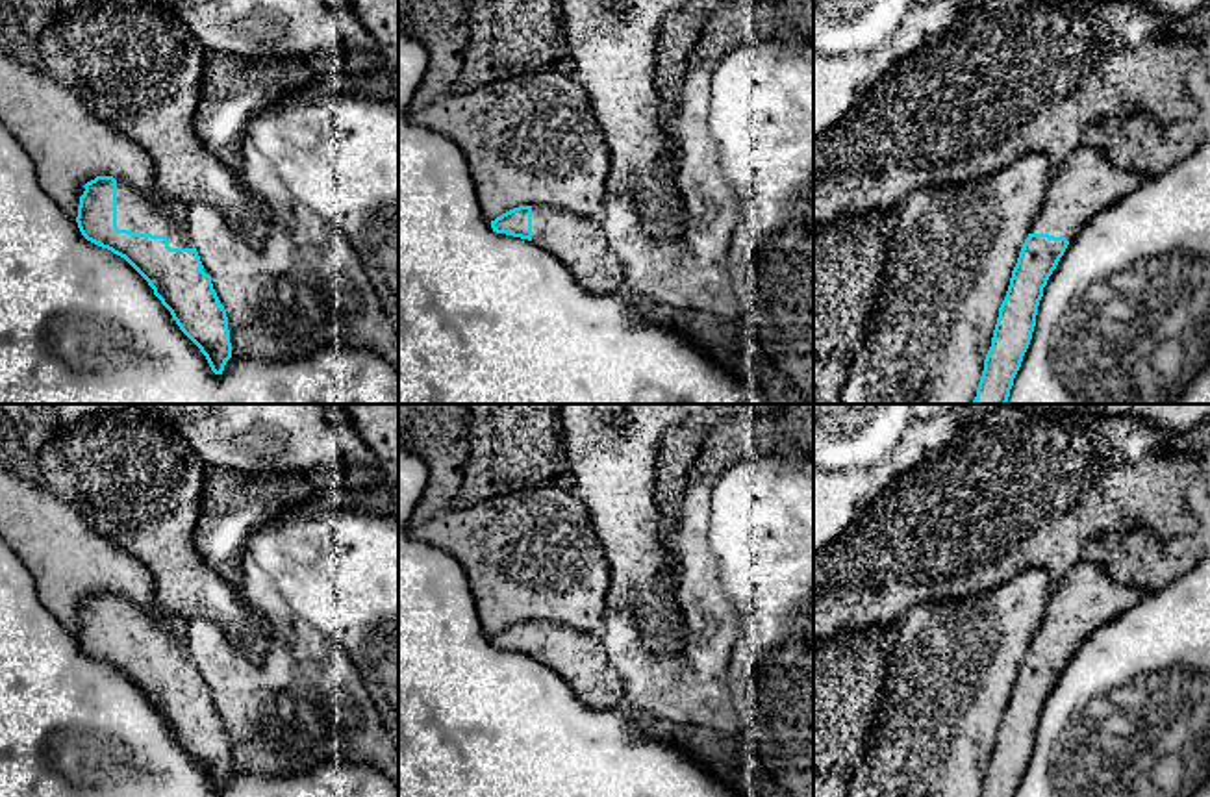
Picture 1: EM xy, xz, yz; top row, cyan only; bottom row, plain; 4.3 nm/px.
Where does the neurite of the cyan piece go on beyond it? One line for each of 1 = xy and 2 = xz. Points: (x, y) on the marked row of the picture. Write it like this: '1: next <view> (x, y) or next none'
1: next xy (141, 212)
2: next xz (579, 243)

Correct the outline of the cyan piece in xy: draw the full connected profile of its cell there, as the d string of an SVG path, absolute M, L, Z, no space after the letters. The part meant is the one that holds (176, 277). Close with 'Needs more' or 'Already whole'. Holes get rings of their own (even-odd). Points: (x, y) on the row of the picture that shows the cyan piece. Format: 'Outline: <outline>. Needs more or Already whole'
Outline: M96 176L83 187L76 217L82 235L124 258L148 282L180 330L200 348L211 371L222 374L232 358L228 317L193 247L183 208L163 198L156 189L135 189L113 176Z. Needs more

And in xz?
Outline: M534 204L502 213L491 221L491 228L497 234L537 243L589 293L617 295L623 289L623 265L610 248L600 217Z. Needs more

